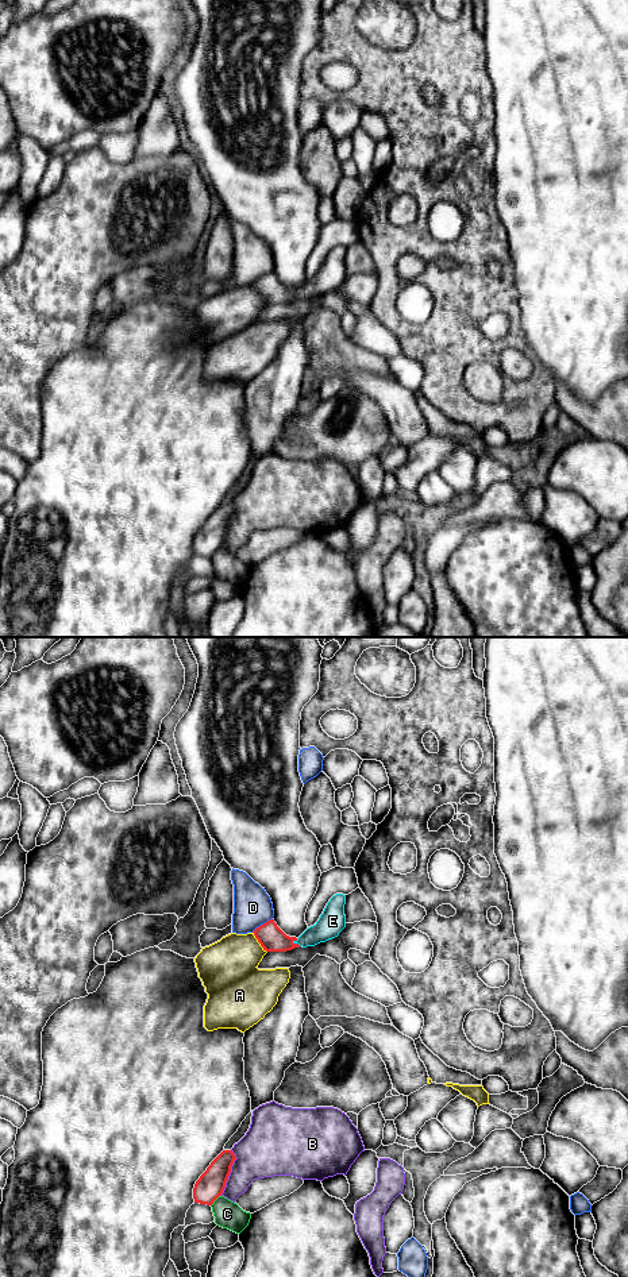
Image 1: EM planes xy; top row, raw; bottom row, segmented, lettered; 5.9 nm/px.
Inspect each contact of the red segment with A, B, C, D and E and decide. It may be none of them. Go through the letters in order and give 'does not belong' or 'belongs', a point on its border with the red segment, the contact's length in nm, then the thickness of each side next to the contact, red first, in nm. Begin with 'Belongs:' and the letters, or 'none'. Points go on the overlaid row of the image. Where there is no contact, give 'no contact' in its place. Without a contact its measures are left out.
Belongs: E
A: does not belong; meets red in xy at (258, 941); contact 150 nm long; 160 nm thick on the red side, 340 nm on the other
B: does not belong; meets red in xy at (230, 1172); contact 280 nm long; 160 nm thick on the red side, 300 nm on the other
C: does not belong; meets red in xy at (215, 1199); contact 90 nm long; 160 nm thick on the red side, 160 nm on the other
D: does not belong; meets red in xy at (261, 925); contact 150 nm long; 160 nm thick on the red side, 220 nm on the other
E: belongs; meets red in xy at (296, 940); contact 60 nm long; 160 nm thick on the red side, 160 nm on the other

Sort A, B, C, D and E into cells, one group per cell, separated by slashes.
A / B / C / D / E

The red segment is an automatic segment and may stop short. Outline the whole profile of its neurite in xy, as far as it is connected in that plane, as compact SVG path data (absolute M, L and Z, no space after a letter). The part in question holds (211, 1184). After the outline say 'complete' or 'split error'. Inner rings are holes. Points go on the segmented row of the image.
M223 1150L200 1176L193 1188L194 1203L212 1205L221 1196L231 1166L236 1160L232 1150Z; complete

